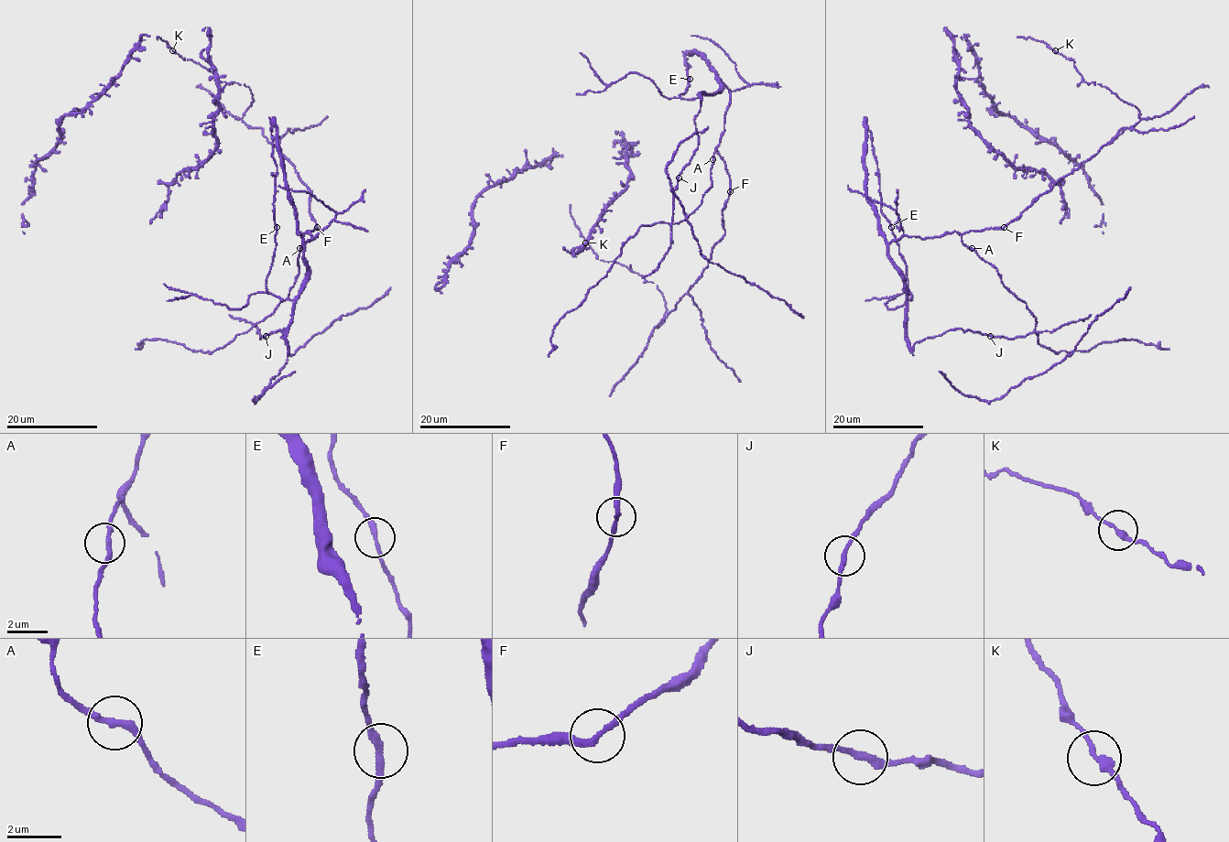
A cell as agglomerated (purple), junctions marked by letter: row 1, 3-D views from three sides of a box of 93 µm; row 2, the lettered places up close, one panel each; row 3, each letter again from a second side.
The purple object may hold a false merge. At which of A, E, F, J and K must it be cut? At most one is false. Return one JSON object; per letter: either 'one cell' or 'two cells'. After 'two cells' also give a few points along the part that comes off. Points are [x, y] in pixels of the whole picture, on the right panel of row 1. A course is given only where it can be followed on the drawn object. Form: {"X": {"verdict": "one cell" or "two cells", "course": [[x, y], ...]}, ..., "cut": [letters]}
{"A": {"verdict": "one cell"}, "E": {"verdict": "one cell"}, "F": {"verdict": "one cell"}, "J": {"verdict": "one cell"}, "K": {"verdict": "one cell"}, "cut": []}

